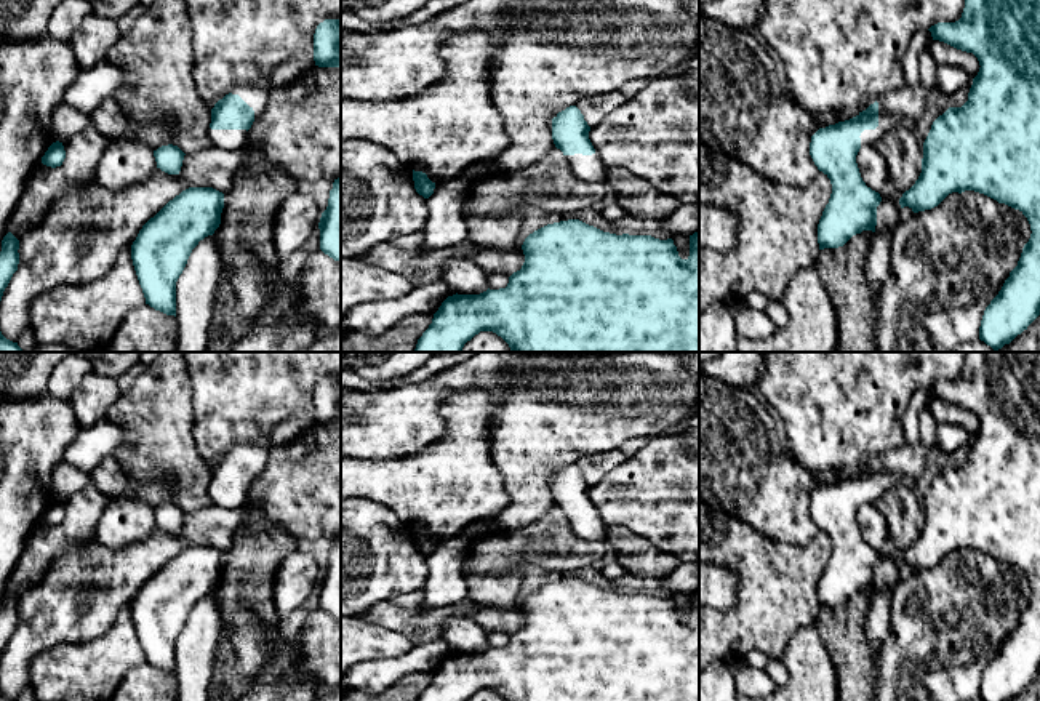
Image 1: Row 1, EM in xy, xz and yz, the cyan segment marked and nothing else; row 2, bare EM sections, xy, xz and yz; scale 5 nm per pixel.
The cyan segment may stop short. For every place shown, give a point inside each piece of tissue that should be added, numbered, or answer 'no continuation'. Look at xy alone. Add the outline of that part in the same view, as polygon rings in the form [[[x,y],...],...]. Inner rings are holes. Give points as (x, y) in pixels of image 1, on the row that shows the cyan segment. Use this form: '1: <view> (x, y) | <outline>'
1: xy (229, 140) | [[[208,130],[208,138],[213,147],[221,147],[226,150],[240,149],[248,138],[246,130]]]

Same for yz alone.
1: yz (869, 138) | [[[878,106],[878,126],[861,133],[861,147],[877,147],[882,138],[893,128],[899,126],[901,115],[883,110]]]

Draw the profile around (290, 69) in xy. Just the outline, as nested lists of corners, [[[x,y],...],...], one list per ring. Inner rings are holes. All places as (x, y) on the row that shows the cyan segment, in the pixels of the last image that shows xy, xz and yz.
[[[298,54],[285,58],[277,64],[272,74],[272,88],[293,86],[301,77],[307,75],[315,67],[315,61],[310,56]]]

